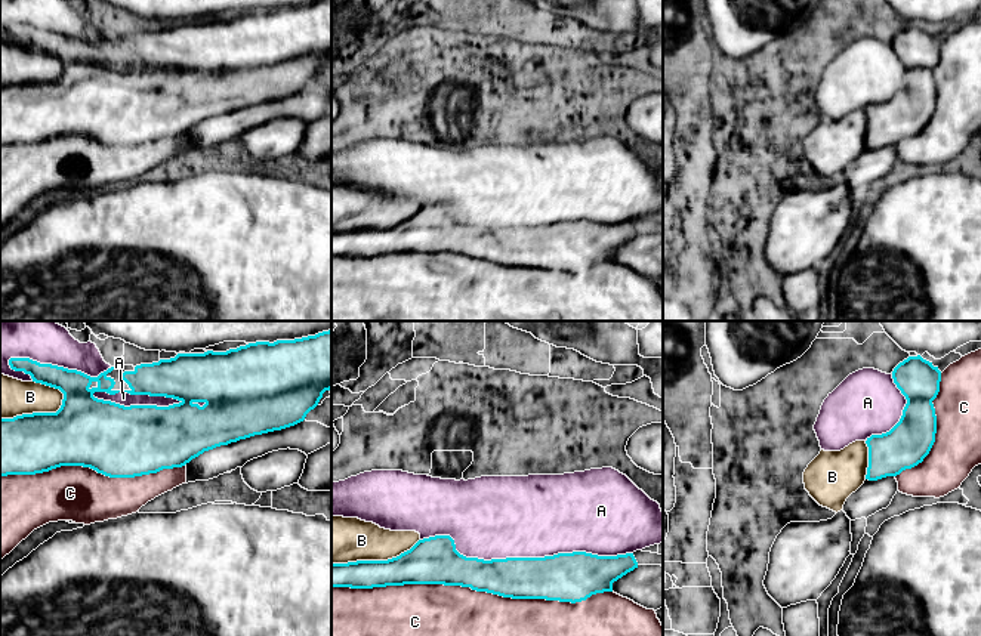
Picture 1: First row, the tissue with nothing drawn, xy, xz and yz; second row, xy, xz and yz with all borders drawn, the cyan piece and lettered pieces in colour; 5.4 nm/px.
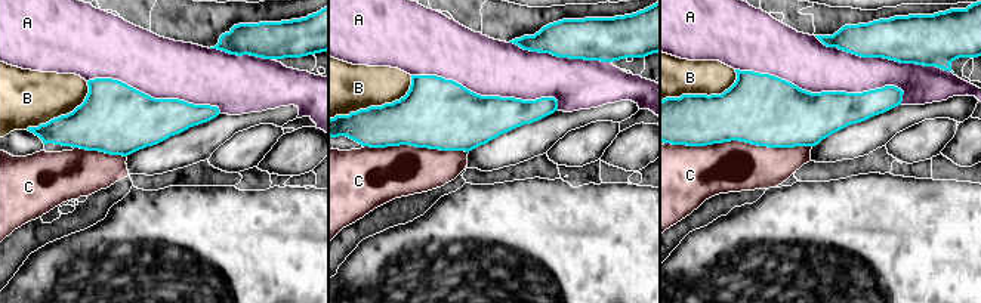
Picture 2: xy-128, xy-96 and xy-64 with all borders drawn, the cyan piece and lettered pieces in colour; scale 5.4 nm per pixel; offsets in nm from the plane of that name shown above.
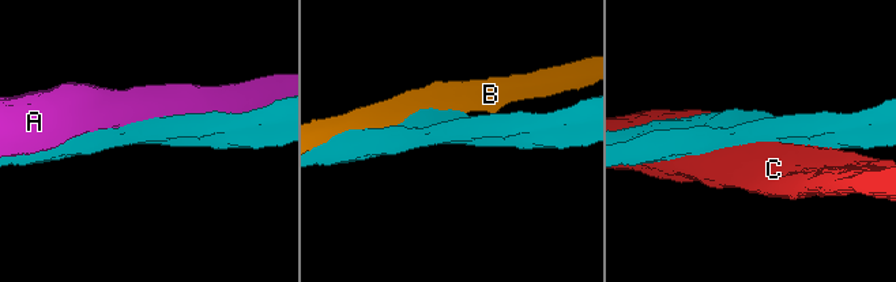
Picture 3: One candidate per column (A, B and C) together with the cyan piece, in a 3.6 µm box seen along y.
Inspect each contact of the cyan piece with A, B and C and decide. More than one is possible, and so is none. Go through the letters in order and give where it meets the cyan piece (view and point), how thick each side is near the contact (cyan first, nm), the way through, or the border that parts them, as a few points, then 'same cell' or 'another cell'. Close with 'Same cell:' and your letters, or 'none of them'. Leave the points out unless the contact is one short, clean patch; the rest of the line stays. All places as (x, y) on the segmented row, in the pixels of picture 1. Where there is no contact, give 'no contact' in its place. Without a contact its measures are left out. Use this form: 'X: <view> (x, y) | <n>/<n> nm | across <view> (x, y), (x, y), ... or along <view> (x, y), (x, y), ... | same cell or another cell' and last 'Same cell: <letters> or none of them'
A: xz (524, 558) | 260/440 nm | another cell
B: xy (36, 413) | 340/240 nm | another cell
C: xz (472, 589) | 240/280 nm | another cell
Same cell: none of them

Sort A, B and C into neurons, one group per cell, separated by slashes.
A B / C

